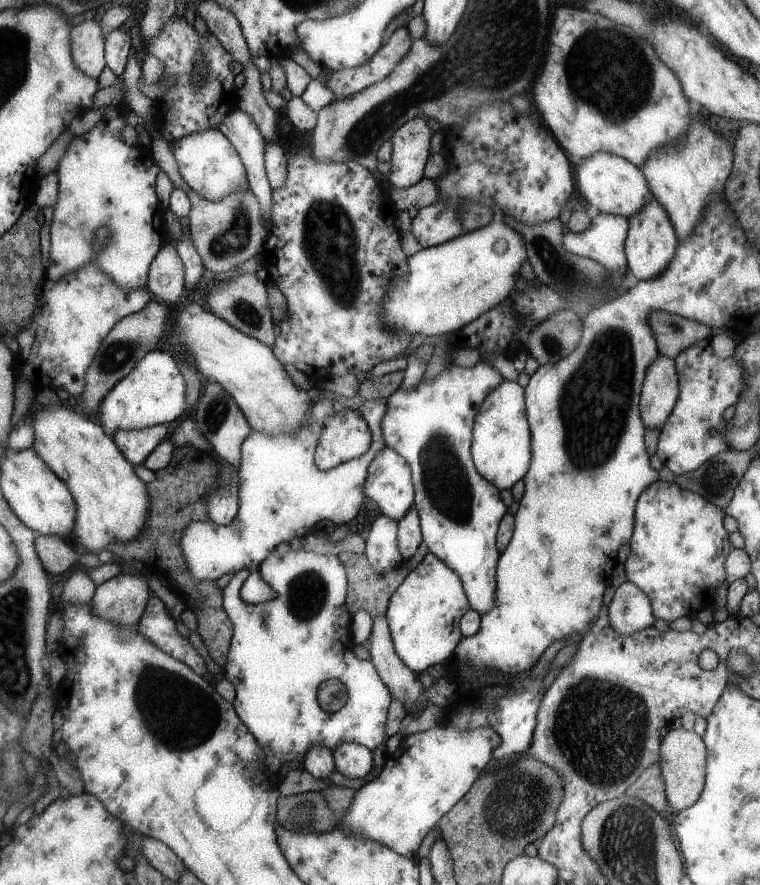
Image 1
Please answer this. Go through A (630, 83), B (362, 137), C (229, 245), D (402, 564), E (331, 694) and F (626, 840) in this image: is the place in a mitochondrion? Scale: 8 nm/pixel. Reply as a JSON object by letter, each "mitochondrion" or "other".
{"A":"mitochondrion","B":"mitochondrion","C":"mitochondrion","D":"other","E":"mitochondrion","F":"mitochondrion"}

